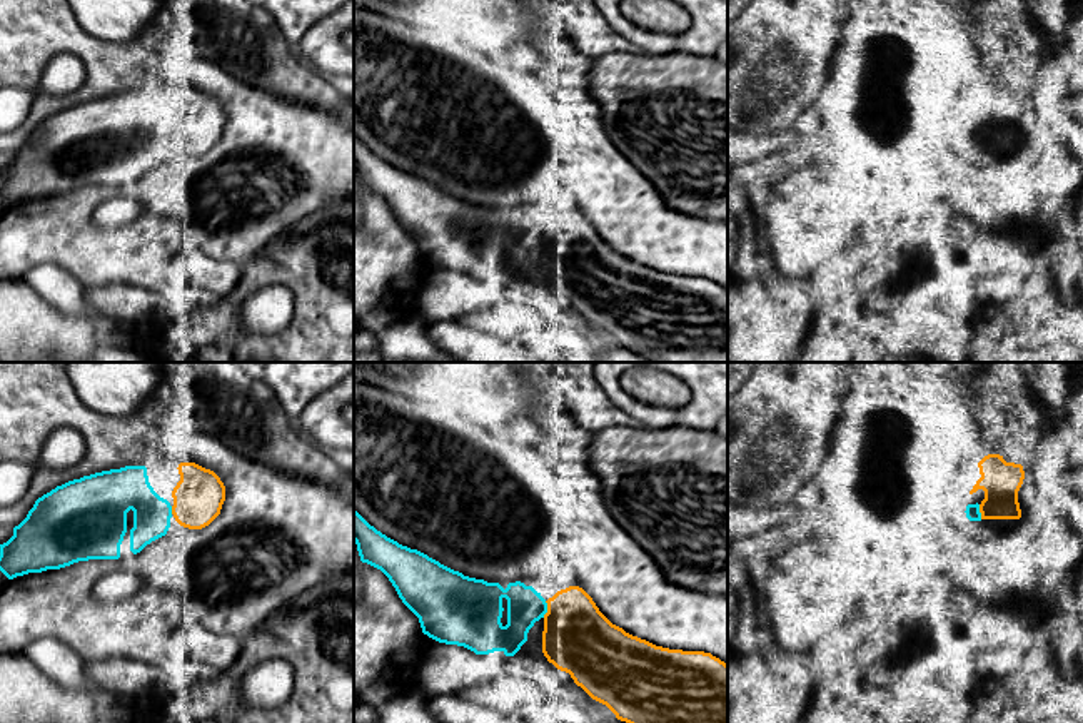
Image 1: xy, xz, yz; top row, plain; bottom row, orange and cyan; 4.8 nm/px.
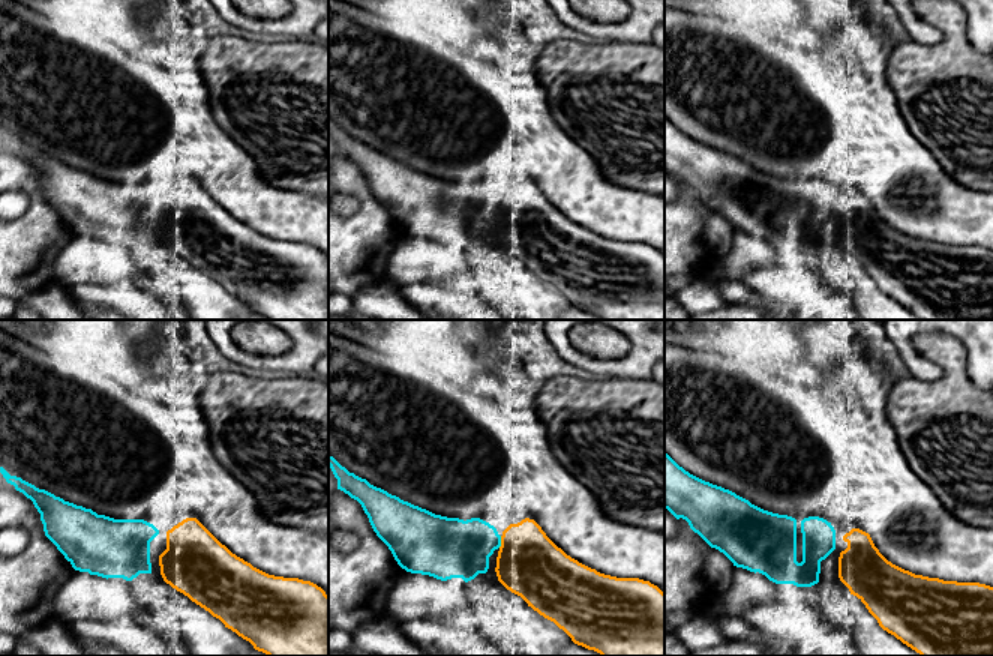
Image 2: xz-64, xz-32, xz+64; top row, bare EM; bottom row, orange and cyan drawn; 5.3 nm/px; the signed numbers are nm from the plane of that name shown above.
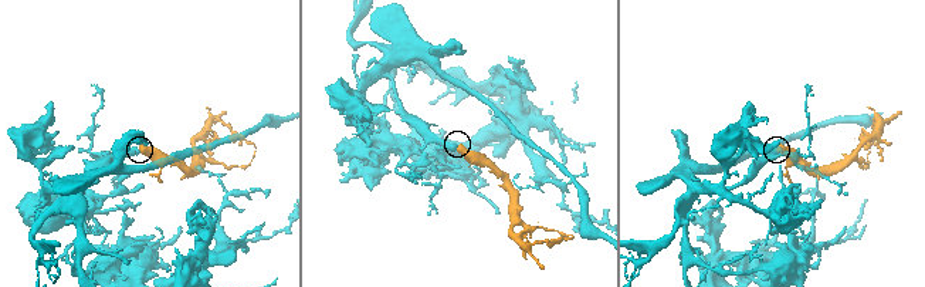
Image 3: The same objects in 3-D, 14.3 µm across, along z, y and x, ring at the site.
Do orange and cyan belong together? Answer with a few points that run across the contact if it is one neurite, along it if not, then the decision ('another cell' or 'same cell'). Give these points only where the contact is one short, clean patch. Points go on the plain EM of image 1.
same cell

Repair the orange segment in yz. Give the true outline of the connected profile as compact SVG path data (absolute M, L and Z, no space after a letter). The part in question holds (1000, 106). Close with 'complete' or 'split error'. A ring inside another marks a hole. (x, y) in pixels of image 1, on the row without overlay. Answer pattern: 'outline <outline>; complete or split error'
outline M988 80L978 88L978 94L981 104L970 120L983 115L985 125L980 130L968 130L966 144L970 147L1020 145L1018 117L1025 105L1023 92L1006 88L1000 80Z; split error

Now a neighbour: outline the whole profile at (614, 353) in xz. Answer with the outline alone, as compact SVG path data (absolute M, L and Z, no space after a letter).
M616 344L601 349L599 362L652 362L652 361Z

